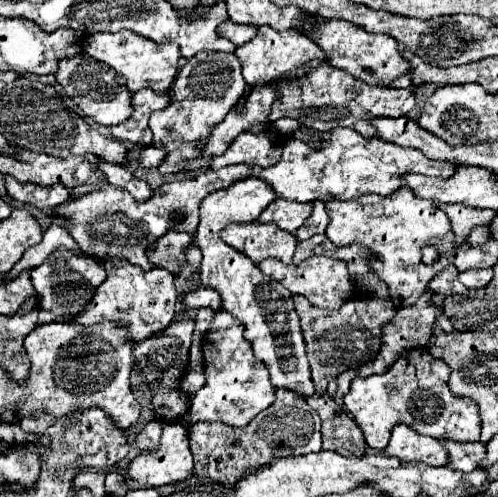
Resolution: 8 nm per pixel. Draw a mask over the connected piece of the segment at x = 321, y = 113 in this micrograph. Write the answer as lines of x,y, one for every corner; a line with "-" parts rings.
320,65
314,71
306,73
306,79
294,79
286,81
278,87
280,97
274,101
274,105
280,105
280,109
272,107
268,119
274,123
280,117
292,117
306,127
314,131
332,131
336,127
352,127
360,119
376,119
376,117
402,117
408,115
414,107
414,93
406,89
390,89
390,87
372,87
368,83
362,83
360,79
354,79
352,75
346,75
344,71
338,71
334,67

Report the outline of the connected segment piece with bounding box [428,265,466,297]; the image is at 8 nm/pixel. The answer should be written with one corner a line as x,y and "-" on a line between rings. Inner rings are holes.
448,265
446,269
442,269
432,281
430,281
430,291
434,293
442,293
442,295
456,295
456,293
466,293
466,287
458,281
458,269
454,265

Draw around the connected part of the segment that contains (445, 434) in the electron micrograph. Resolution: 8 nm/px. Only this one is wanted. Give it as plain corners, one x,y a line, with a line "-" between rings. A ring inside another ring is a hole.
410,349
400,355
388,373
370,375
366,379
356,377
350,393
344,397
344,407
362,429
366,443
378,451
388,445
392,427
398,423
436,439
452,439
458,443
480,441
482,419
478,405
468,397
452,395
448,379
450,367
442,359
432,357
426,349

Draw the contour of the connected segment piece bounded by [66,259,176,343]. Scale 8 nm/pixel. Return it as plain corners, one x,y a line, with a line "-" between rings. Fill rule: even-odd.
108,259
104,263
108,279
96,289
90,303
76,315
68,315
66,319
80,325
94,325
100,321
124,321
128,325
130,337
134,343
148,339
150,335
168,327
176,313
176,289
174,275
166,269
152,267
150,271
142,271
140,267
128,263
126,259

